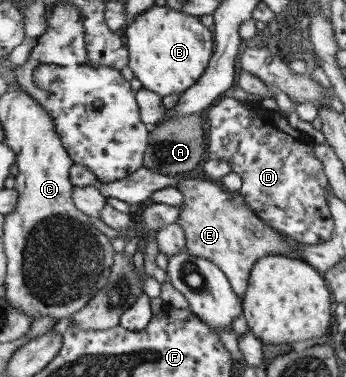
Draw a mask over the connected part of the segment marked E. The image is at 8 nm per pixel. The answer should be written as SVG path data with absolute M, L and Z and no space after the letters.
M199 175L180 182L176 187L183 193L185 202L183 206L179 206L181 212L177 223L181 223L186 231L185 250L189 254L207 257L219 265L241 298L244 298L248 291L253 267L259 259L267 255L299 258L299 254L295 254L290 248L287 238L268 226L239 192L227 191L219 182Z

